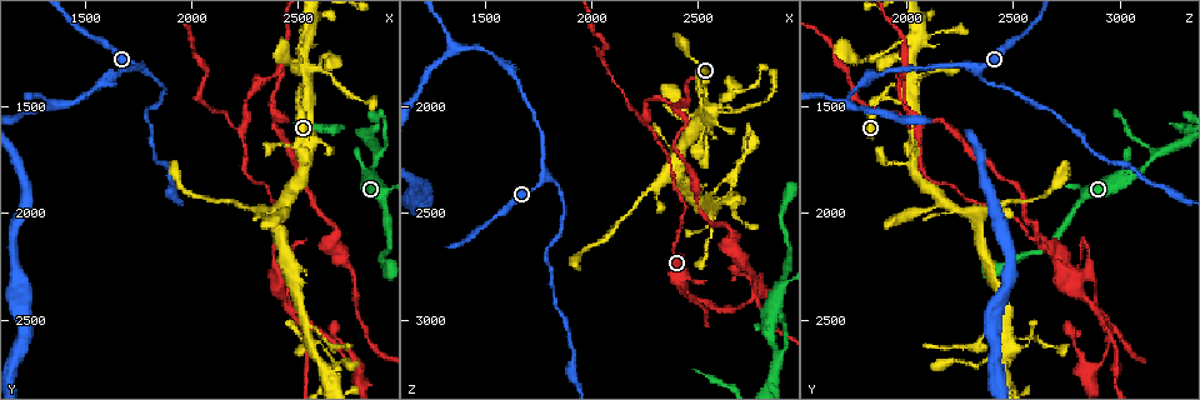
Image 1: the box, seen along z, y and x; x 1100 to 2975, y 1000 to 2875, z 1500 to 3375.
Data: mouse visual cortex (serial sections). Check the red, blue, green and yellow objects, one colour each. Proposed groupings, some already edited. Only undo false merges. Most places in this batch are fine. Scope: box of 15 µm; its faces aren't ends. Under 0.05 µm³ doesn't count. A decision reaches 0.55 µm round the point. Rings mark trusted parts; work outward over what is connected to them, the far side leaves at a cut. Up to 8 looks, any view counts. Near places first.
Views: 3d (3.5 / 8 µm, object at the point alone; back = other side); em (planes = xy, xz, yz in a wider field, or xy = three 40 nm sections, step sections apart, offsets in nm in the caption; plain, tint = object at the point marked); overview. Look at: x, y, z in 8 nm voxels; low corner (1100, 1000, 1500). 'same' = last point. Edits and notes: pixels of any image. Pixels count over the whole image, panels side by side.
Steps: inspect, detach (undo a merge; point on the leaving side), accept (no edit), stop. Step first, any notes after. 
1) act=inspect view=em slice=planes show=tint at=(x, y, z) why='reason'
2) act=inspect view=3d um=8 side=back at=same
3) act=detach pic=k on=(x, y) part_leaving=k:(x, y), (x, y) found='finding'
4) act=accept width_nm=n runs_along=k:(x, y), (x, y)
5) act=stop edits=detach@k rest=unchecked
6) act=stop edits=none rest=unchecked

act=inspect view=3d um=3.5 at=(2230, 1640, 2070) why='three-way junction'

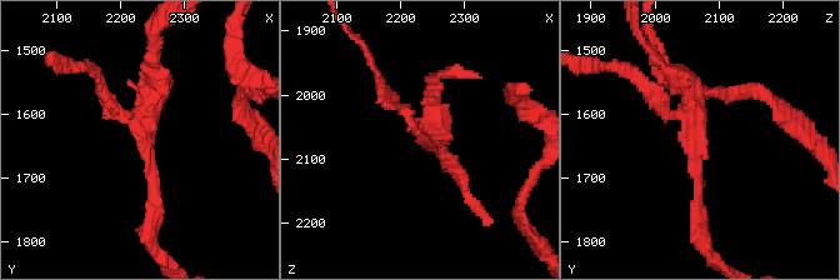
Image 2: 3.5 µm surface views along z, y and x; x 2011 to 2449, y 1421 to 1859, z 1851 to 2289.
act=inspect view=em slice=xy step=3 show=tint at=(2240, 1640, 2070) arms=3 arm_widths_nm=150,150,250

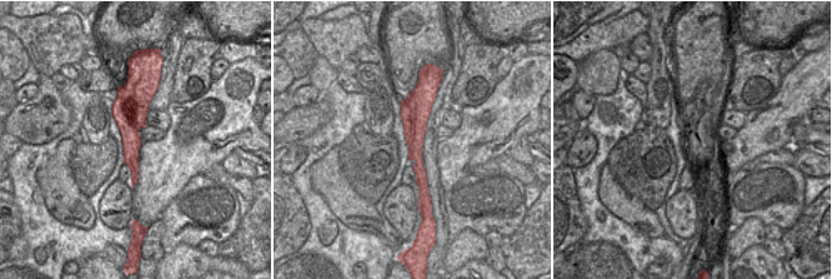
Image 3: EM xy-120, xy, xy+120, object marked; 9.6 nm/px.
act=inspect view=em slice=xy step=1 show=tint at=same why='cut it another way'

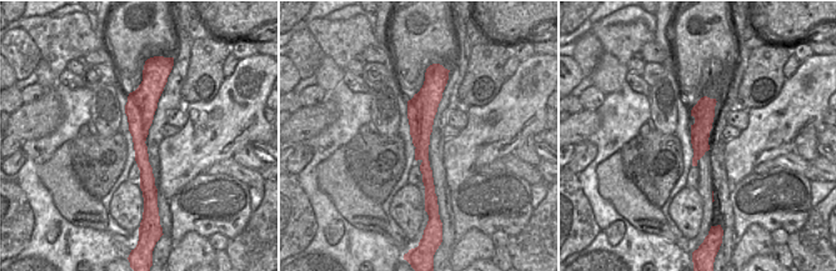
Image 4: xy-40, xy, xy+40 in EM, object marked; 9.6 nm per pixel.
act=detach pic=2 on=(426, 119) width_nm=260 border=4:(410, 100), (419, 113), (416, 149) found='a second cell is stuck on'

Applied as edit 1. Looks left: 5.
act=inspect view=overview

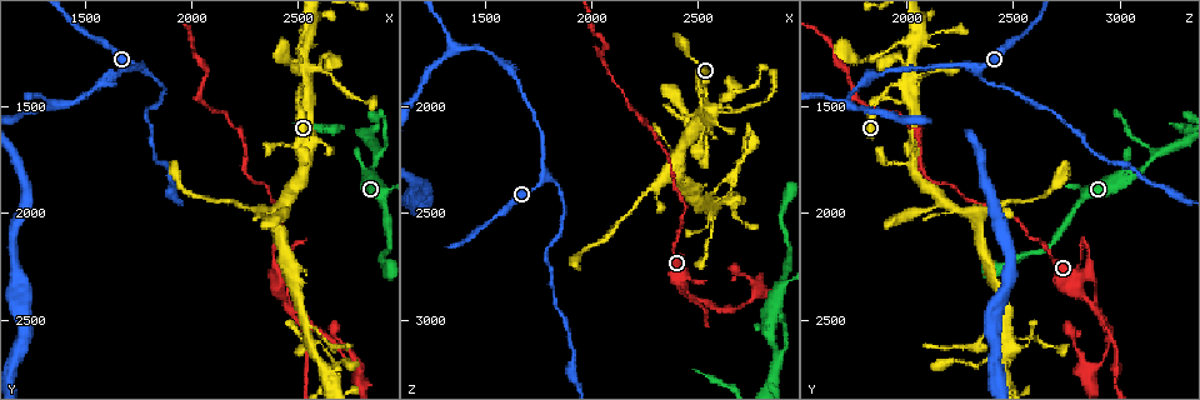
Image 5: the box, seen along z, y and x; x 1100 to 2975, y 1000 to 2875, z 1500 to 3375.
act=inspect view=3d um=3.5 at=(1800, 1360, 2340) why='three arms meet'

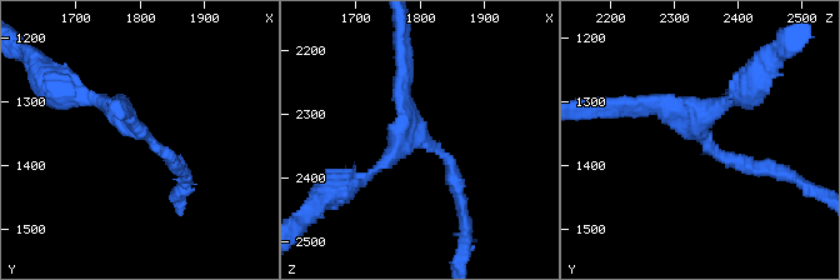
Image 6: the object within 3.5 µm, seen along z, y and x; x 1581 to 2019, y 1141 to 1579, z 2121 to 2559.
act=inspect view=em slice=xy step=3 show=tint at=(1800, 1350, 2335) arms=3 arm_widths_nm=150,150,200 why='need the tissue'

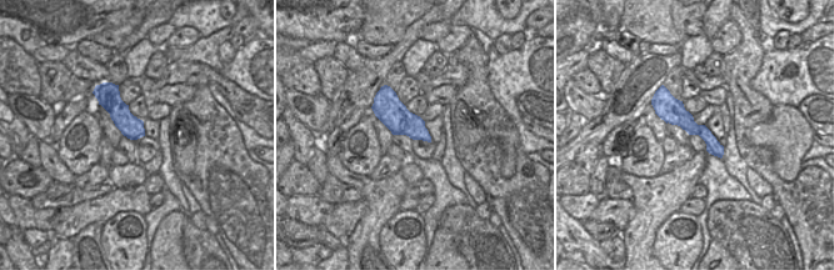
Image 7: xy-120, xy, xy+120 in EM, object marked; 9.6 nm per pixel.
act=accept width_nm=280 runs_along=6:(78, 95), (111, 106), (178, 169) found='continuous, no second cell'

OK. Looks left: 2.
act=inspect view=3d um=3.5 at=(1350, 1490, 1730) why='branch point'

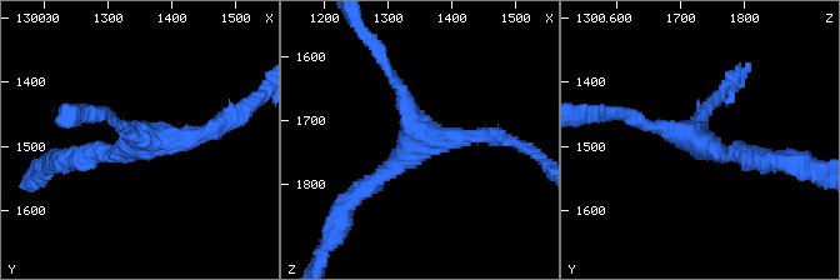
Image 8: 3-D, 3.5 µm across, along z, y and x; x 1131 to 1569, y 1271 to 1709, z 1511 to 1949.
act=inspect view=em slice=planes show=tint at=(1360, 1490, 1725) arms=3 arm_widths_nm=150,200,200

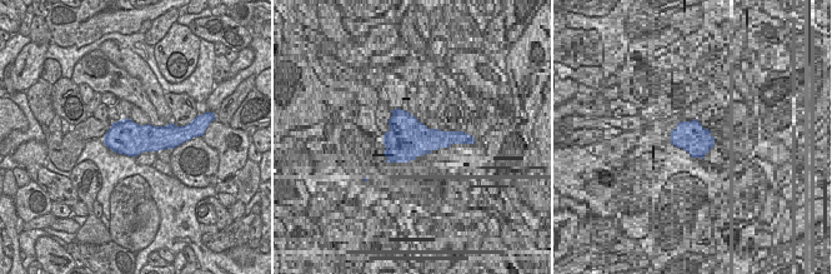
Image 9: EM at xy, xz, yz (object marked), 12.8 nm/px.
act=accept runs_along=8:(508, 141), (426, 138), (361, 193) found='one cell here'

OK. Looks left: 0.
act=stop edits=detach@2 rest=unchecked

